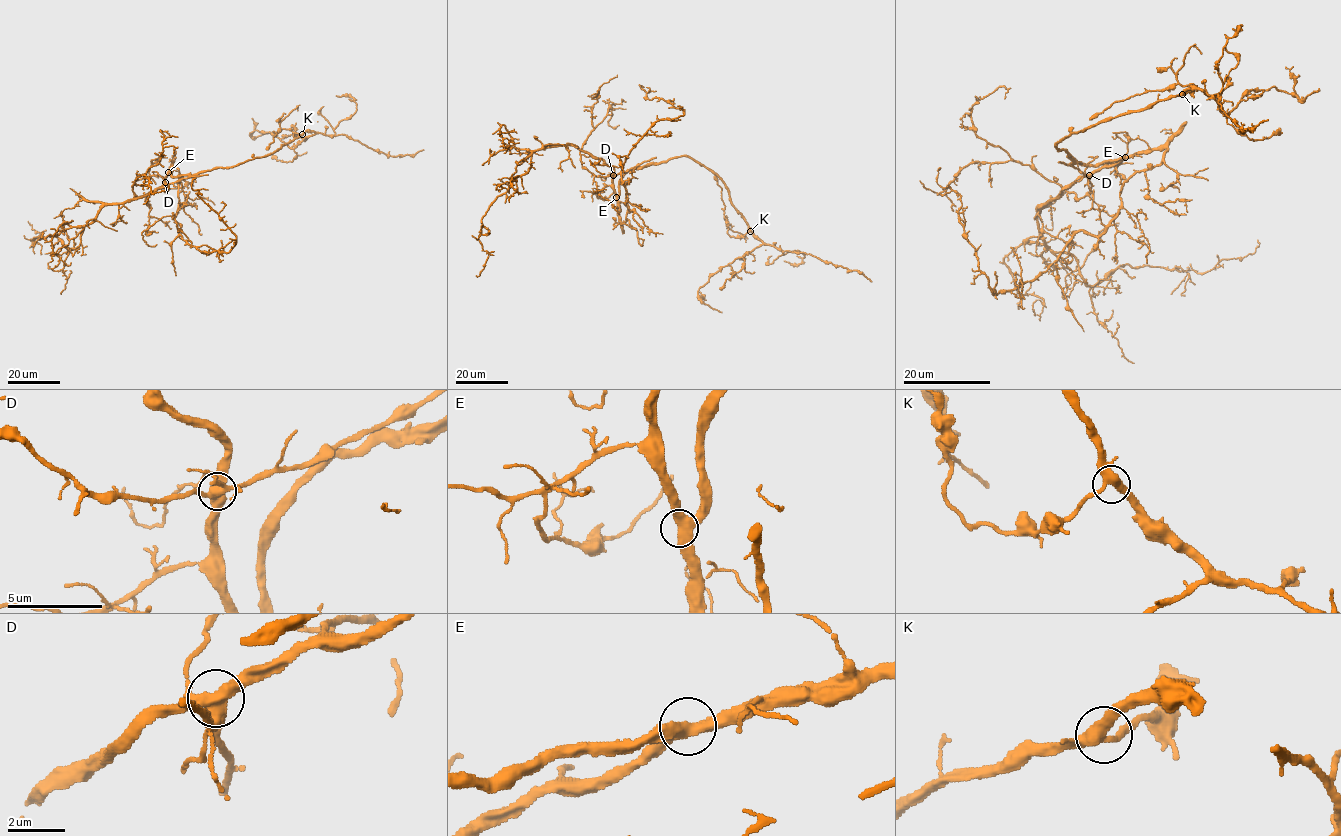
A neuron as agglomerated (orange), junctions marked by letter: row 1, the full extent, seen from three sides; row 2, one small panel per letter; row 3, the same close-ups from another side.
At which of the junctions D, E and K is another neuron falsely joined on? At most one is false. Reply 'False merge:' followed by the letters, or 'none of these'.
False merge: none of these

